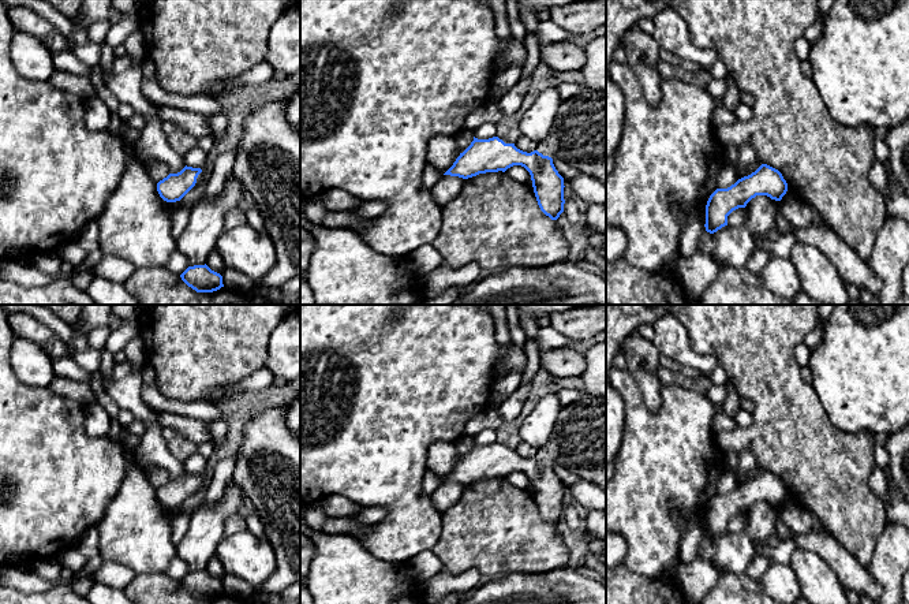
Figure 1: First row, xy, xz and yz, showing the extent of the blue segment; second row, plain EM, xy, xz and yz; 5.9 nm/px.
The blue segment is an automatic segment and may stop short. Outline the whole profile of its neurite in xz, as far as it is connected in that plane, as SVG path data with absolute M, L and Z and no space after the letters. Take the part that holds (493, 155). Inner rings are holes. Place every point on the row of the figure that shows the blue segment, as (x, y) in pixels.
M584 89L579 96L561 101L550 131L536 150L523 152L498 137L474 137L444 175L468 179L521 165L531 175L540 210L557 220L564 212L565 186L554 159L606 183L606 90Z

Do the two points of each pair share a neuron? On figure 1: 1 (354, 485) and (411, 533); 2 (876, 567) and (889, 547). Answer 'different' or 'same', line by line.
1: same
2: same

